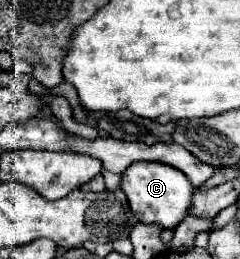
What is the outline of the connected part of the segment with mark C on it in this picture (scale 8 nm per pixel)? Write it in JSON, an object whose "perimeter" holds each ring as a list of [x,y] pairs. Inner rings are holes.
{"perimeter":[[[137,162],[123,172],[121,190],[125,192],[131,212],[143,224],[159,224],[163,228],[175,228],[191,212],[195,188],[189,178],[173,166],[161,162]]]}

